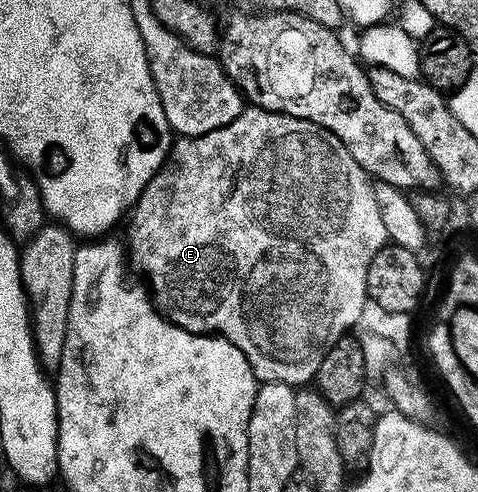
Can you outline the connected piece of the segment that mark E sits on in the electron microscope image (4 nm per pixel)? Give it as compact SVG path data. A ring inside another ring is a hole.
M248 106L229 125L213 129L204 135L179 137L171 144L171 151L162 169L145 185L139 200L130 212L131 224L127 227L125 251L129 263L144 275L149 288L151 302L163 318L181 329L195 335L217 335L227 339L241 353L253 369L259 383L290 383L307 385L314 380L325 353L337 345L341 336L352 330L351 326L363 315L363 306L368 306L367 274L369 261L388 242L385 224L381 221L381 209L377 209L377 197L373 197L372 180L353 161L353 153L329 129L313 121L282 115L276 111L265 111L261 107Z

